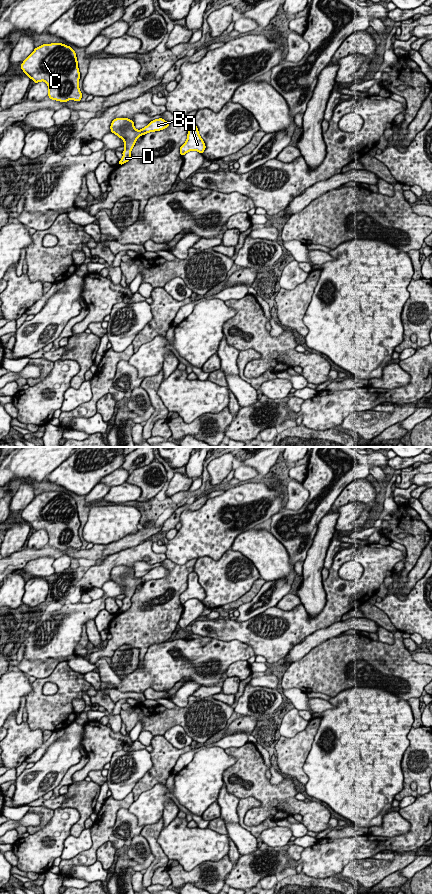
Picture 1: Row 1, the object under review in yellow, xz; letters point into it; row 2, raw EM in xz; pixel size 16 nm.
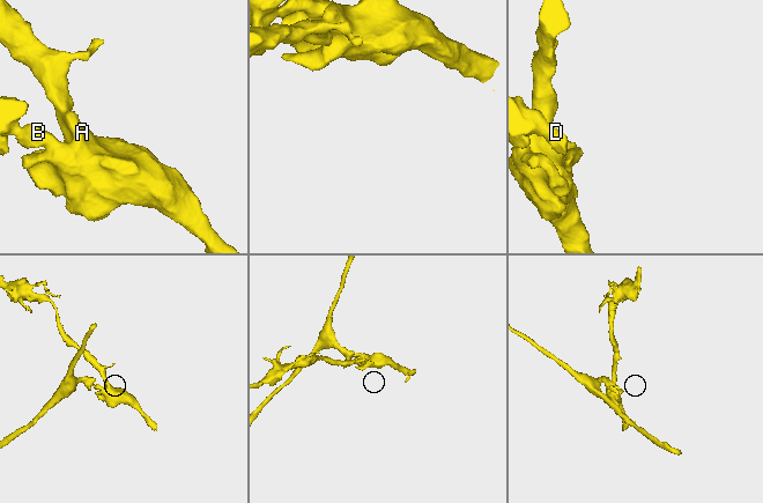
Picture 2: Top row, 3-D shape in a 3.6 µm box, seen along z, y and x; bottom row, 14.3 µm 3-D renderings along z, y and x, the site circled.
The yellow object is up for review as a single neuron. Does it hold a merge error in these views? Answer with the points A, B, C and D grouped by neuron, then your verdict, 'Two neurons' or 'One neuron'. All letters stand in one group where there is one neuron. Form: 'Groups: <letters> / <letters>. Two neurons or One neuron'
Groups: A B / C D. Two neurons

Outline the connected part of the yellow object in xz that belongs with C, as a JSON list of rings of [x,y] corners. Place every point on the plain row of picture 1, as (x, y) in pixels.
[[[62,491],[43,492],[21,512],[23,520],[35,531],[44,529],[48,533],[48,544],[52,548],[80,549],[80,520],[75,499]]]

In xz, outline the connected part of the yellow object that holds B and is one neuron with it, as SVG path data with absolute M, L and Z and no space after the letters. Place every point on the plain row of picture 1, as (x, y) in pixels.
M162 566L155 567L151 569L147 574L141 577L142 583L145 583L149 580L160 579L169 574L169 571Z

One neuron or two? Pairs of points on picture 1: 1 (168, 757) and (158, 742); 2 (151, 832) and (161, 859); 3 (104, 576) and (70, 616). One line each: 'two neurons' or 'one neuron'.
1: one neuron
2: one neuron
3: two neurons

